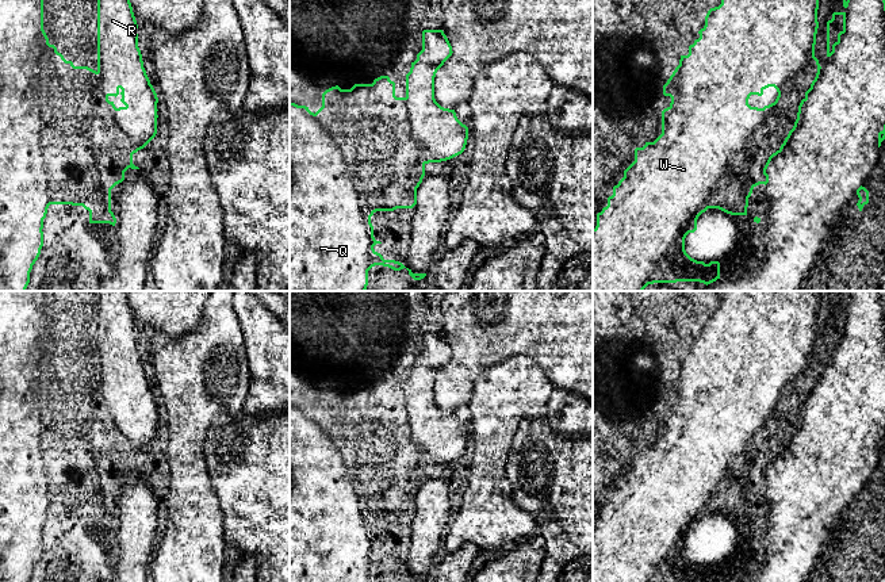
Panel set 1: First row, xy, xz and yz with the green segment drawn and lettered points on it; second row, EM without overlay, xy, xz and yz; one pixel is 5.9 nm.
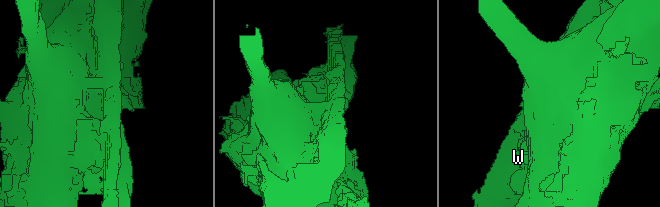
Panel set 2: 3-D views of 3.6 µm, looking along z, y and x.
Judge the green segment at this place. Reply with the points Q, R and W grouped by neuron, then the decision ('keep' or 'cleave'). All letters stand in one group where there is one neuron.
Q / R W; cleave

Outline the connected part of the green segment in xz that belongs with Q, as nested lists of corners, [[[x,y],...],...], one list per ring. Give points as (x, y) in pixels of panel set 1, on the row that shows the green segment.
[[[380,76],[372,84],[355,84],[350,89],[338,85],[322,93],[322,107],[314,114],[306,106],[290,103],[290,291],[365,291],[368,271],[375,265],[388,267],[394,271],[406,268],[395,260],[384,260],[373,246],[382,244],[373,237],[371,217],[376,211],[394,211],[413,208],[417,204],[417,188],[425,176],[425,162],[414,149],[411,137],[411,108],[406,97],[395,96],[395,83],[388,76]]]

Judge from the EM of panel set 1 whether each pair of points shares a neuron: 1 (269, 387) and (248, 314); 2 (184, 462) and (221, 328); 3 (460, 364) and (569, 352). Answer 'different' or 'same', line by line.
1: same
2: same
3: same

